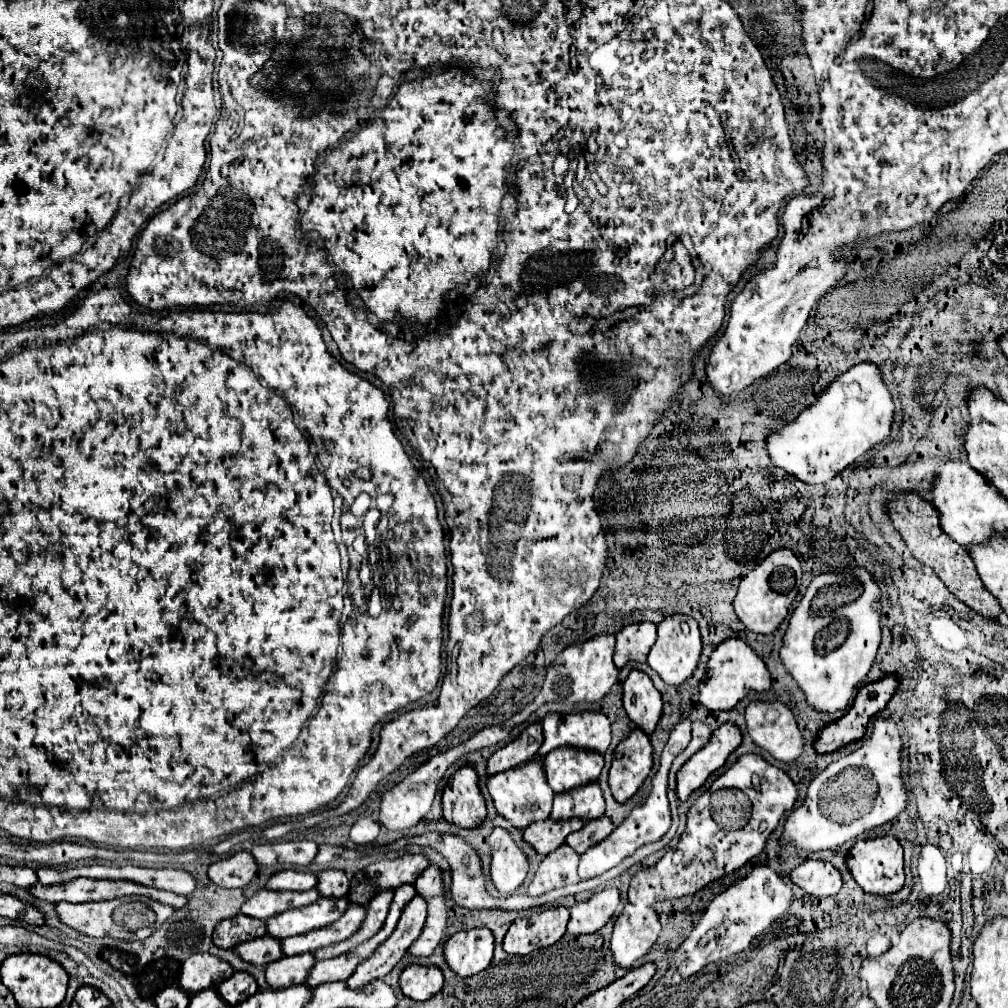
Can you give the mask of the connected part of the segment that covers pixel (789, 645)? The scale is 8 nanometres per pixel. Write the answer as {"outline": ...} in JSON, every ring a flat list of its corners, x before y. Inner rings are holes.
{"outline":[[856,566,842,576,832,572,820,574,810,582,804,598,790,616,780,658,804,690,812,708,836,712,848,706,876,660,882,640,880,616,880,588,864,566]]}

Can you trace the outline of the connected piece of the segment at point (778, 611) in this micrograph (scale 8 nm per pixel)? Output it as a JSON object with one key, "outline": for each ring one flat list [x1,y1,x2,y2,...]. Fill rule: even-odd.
{"outline":[[788,548,774,550,772,554,766,556,766,560,760,562,758,568,754,568,740,582,734,600,734,610,750,632,772,634,780,626,780,622,788,616,794,598,800,594,800,582,802,582,802,568,794,552]]}

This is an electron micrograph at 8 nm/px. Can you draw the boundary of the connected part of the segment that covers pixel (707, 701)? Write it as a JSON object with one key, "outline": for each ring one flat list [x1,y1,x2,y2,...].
{"outline":[[726,640,722,642,710,656,710,678,700,684,700,702,708,710,732,710,740,700,744,700,750,692,766,692,772,686,770,672,764,660,744,642,744,640]]}

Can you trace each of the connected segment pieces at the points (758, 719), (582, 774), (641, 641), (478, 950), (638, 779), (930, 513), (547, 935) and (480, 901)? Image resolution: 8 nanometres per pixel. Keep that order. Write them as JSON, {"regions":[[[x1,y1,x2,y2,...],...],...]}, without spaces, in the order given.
{"regions":[[[752,702,746,708,750,738,776,760,792,762,802,754,804,736,782,702]],[[550,752,542,758,546,782,554,794,596,782,602,764,602,756,592,756,590,752]],[[642,622,630,624,616,634,616,668,624,668,626,662,646,662,646,654,656,642,656,624]],[[488,928,460,930,444,942,446,964,460,978,470,978,488,968,494,954,494,936]],[[636,728,614,750,608,784,616,802,624,804,626,800,630,800,646,780,650,770,652,770,652,746,648,736]],[[904,494,904,500,892,500,892,522,896,526,896,530,900,532,900,536,904,538,906,546,910,548,910,552,924,564,934,568,934,572,938,574,938,578,946,584,946,588,958,598,962,600,966,606,970,606,974,612,978,612,984,618,996,620,1002,614,1002,608,998,604,998,600,984,588,976,566,968,554,968,548,956,544,940,526,940,516,934,508,932,502,926,502,924,498,920,498,918,494]],[[564,906,532,914,530,918,518,918,510,926,502,948,504,952,518,956,526,956,534,950,548,948,564,936,568,918,570,912]],[[426,832,426,834,422,834,422,836,414,836,414,838,410,838,410,844,432,846,434,850,438,850,438,854,440,854,442,858,446,858,446,862,450,864,450,874,452,874,452,900,454,900,458,906,466,908,466,910,492,910,492,908,500,908,500,910,530,910,530,908,536,908,536,906,546,906,546,904,556,902,558,898,564,898,564,896,574,896,574,894,580,894,580,892,596,890,598,886,602,886,602,884,606,884,606,882,618,878,620,874,624,874,630,866,638,864,638,860,644,858,644,856,648,854,648,850,654,852,654,846,644,848,644,850,638,852,638,856,630,856,630,858,624,860,620,866,608,870,606,874,602,874,602,876,598,876,598,878,582,880,582,882,578,882,576,886,566,886,566,888,560,888,560,890,552,890,552,892,548,892,548,894,544,894,544,896,538,896,538,898,532,898,532,896,526,896,526,894,512,894,512,896,500,900,500,898,492,898,492,896,488,894,488,890,484,888,484,874,482,874,480,858,478,858,476,850,474,850,472,846,468,846,462,838,458,838,458,836,450,836,450,834]]]}

